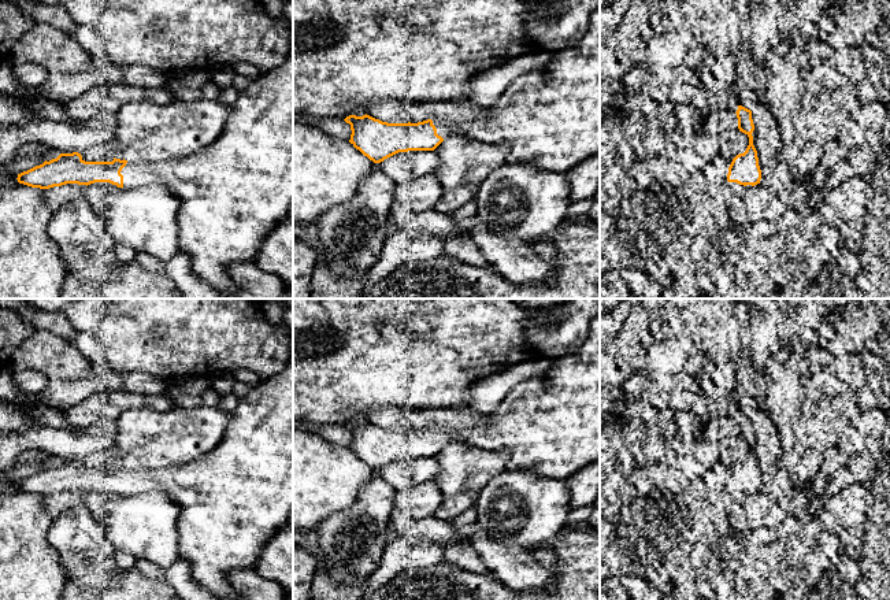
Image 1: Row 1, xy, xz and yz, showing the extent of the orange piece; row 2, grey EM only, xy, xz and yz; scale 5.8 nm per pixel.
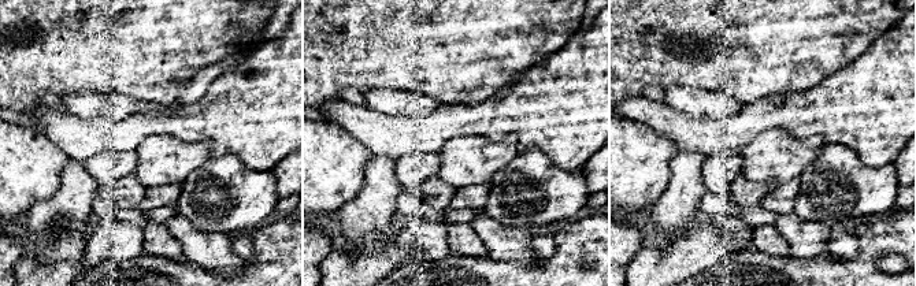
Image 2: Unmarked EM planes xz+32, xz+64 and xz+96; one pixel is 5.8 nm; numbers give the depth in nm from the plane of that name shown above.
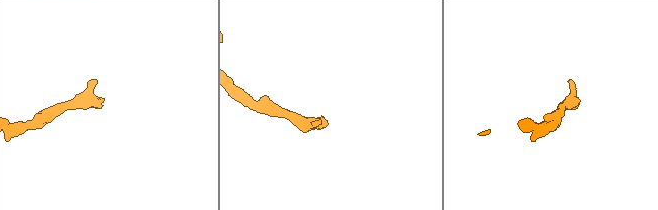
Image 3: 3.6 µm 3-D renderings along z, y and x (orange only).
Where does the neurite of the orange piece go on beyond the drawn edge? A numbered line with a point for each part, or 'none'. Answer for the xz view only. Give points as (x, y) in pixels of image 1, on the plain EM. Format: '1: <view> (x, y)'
1: xz (549, 425)

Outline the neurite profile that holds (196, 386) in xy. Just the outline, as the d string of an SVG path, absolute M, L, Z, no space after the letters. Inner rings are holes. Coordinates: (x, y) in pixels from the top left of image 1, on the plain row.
M205 377L170 381L170 382L166 382L166 385L173 382L179 385L183 393L192 395L192 396L201 396L212 385L212 381Z

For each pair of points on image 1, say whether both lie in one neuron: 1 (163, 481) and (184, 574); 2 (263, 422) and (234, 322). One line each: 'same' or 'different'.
1: different
2: different

